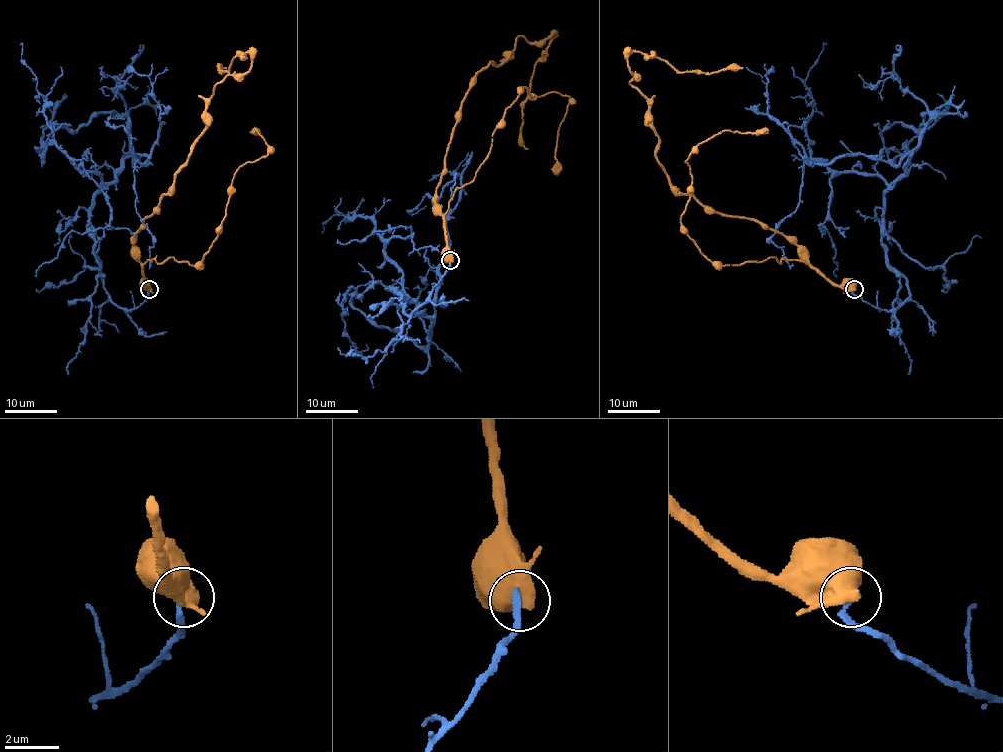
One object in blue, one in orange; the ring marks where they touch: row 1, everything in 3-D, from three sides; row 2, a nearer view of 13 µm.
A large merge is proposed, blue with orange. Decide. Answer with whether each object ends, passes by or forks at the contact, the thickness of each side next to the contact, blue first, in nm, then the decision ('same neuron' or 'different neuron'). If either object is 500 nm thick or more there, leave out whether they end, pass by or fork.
200 nm thick on the blue side, 800 nm on the other; different neuron

